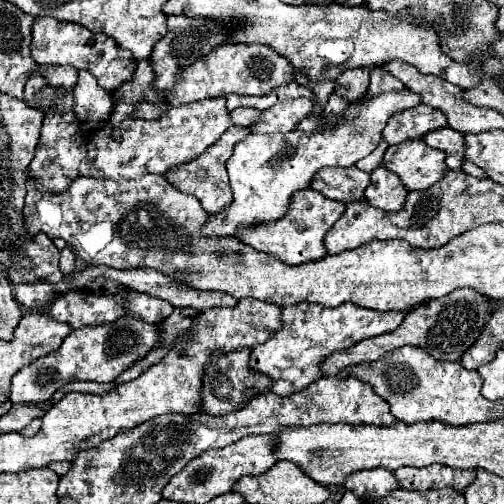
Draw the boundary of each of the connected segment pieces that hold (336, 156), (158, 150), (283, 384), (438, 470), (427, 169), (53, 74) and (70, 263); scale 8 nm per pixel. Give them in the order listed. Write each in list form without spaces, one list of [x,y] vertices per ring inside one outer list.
[[[401,90],[401,92],[385,92],[379,94],[375,98],[365,98],[361,102],[351,104],[351,108],[347,108],[345,120],[331,120],[331,116],[327,118],[331,124],[335,124],[333,130],[327,132],[313,132],[311,138],[303,138],[303,132],[295,130],[295,132],[287,132],[287,134],[249,134],[245,140],[241,140],[239,144],[235,144],[233,156],[227,160],[227,172],[229,172],[229,180],[231,180],[231,190],[233,190],[233,202],[217,212],[211,214],[203,226],[203,236],[231,236],[231,238],[239,238],[239,228],[253,228],[253,226],[261,226],[261,224],[269,224],[275,222],[279,218],[283,218],[289,210],[291,204],[291,196],[297,190],[305,190],[309,188],[313,176],[325,168],[325,166],[353,166],[357,160],[365,158],[367,154],[371,154],[375,150],[375,144],[379,144],[381,140],[381,132],[387,124],[387,120],[391,118],[391,114],[405,110],[405,108],[413,108],[419,106],[421,100],[419,96],[415,96],[411,90]]]
[[[141,60],[135,70],[135,76],[127,84],[121,84],[113,92],[113,96],[119,96],[119,92],[127,92],[127,100],[123,100],[123,104],[115,104],[115,110],[107,120],[107,124],[99,132],[95,132],[93,138],[89,140],[87,158],[79,168],[81,176],[119,180],[119,178],[139,178],[143,174],[163,174],[179,164],[191,162],[197,156],[201,156],[231,126],[231,118],[225,108],[225,98],[181,104],[179,108],[171,108],[167,104],[167,114],[151,122],[133,118],[139,100],[165,102],[165,92],[155,92],[155,88],[151,88],[149,60]]]
[[[301,302],[295,306],[281,308],[283,328],[275,332],[265,344],[259,344],[251,352],[249,366],[251,370],[271,378],[271,392],[277,396],[289,396],[311,382],[323,378],[321,364],[327,356],[337,350],[351,348],[353,344],[387,334],[395,330],[403,322],[403,314],[407,312],[371,312],[369,308],[359,308],[355,304],[341,304],[337,308],[327,308],[311,302]]]
[[[405,466],[393,472],[401,484],[403,490],[435,490],[435,488],[455,488],[459,492],[465,492],[467,484],[475,478],[475,470],[457,470],[447,466],[425,466],[425,468],[413,468]]]
[[[407,140],[389,146],[381,164],[395,172],[407,190],[427,190],[439,182],[447,170],[443,152],[429,148],[423,140]]]
[[[41,66],[43,76],[47,76],[47,84],[55,84],[59,88],[73,88],[77,80],[77,70],[67,66]]]
[[[69,248],[61,250],[61,272],[69,276],[75,270],[75,254]]]

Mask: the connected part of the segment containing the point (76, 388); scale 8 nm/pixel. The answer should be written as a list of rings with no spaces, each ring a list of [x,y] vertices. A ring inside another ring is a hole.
[[[71,382],[66,384],[51,398],[51,402],[57,402],[59,398],[63,398],[69,392],[93,392],[93,394],[101,394],[101,392],[109,392],[116,388],[115,382],[111,383],[97,383],[97,382]]]

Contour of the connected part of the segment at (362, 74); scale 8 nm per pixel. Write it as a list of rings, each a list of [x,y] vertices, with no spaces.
[[[355,68],[345,70],[339,80],[335,82],[335,94],[343,94],[349,100],[359,100],[365,96],[369,88],[369,68]]]

